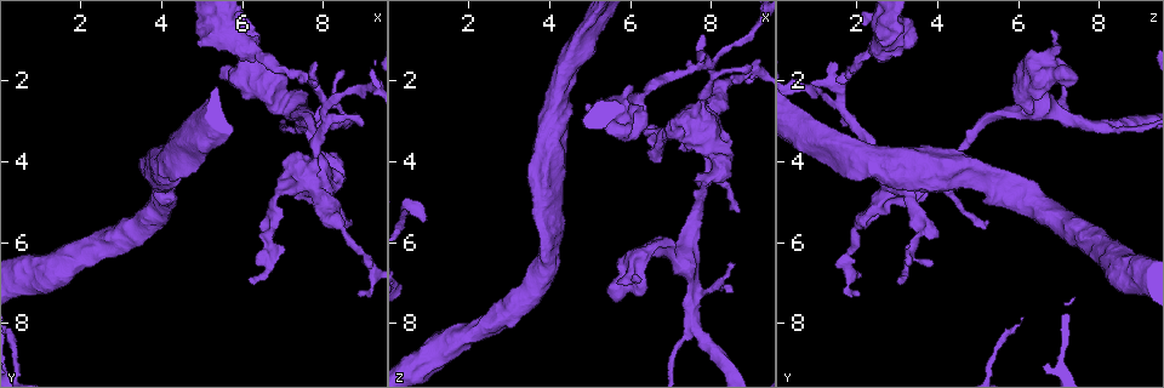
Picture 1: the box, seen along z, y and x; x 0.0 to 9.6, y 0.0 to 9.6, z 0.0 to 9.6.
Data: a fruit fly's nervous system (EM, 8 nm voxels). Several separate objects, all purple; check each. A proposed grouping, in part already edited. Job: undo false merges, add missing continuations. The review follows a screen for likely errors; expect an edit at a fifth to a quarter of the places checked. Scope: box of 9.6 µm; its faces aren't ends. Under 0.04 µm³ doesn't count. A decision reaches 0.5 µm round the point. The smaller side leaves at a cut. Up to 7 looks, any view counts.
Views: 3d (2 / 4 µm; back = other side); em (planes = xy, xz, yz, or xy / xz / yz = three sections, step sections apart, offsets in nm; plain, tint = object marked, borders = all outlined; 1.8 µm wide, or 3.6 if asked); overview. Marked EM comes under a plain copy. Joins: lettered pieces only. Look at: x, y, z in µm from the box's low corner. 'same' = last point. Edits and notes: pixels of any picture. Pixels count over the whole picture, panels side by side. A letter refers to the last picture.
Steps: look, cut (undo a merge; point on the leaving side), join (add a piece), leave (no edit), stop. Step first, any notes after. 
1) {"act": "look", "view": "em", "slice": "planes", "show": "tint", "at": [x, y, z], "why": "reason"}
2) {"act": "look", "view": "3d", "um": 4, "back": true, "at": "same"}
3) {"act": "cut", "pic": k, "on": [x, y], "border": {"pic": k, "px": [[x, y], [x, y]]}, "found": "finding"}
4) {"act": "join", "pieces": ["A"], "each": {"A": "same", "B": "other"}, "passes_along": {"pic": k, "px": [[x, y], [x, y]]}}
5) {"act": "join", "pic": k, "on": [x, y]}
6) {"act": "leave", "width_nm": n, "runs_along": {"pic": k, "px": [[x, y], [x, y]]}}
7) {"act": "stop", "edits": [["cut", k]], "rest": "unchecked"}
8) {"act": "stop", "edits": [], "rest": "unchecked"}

{"act": "look", "view": "em", "um": 3.6, "slice": "planes", "show": "tint", "at": [4.00, 4.30, 4.55], "why": "calibre changes"}

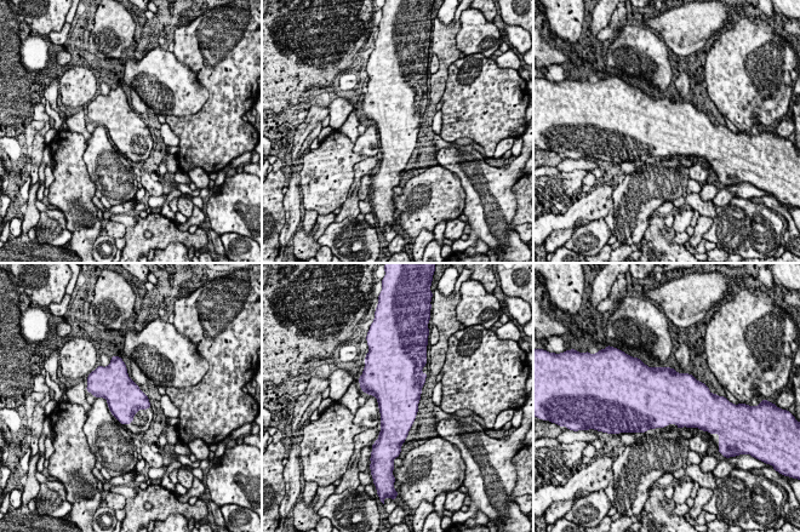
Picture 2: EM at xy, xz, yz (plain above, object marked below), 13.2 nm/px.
{"act": "look", "view": "em", "um": 3.6, "slice": "planes", "show": "borders", "at": "same"}

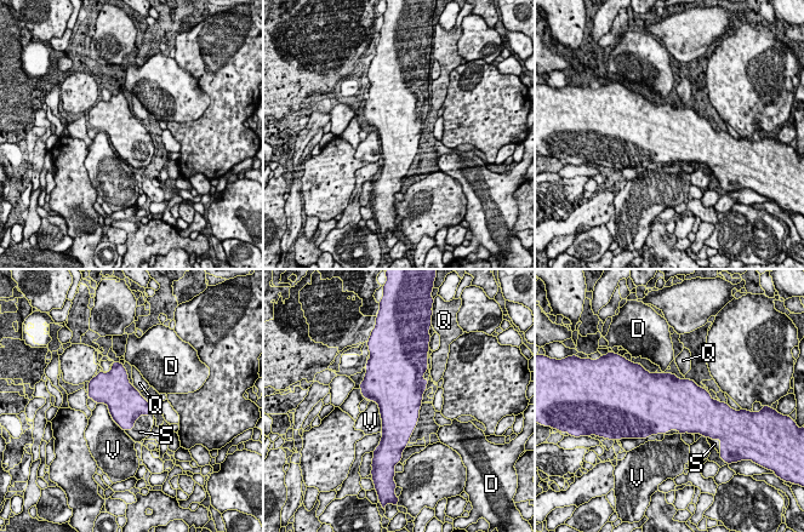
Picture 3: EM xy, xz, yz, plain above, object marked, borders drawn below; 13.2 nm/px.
{"act": "join", "pieces": ["S"], "each": {"D": "other", "Q": "other", "S": "same", "V": "other"}, "found": "it goes on there"}

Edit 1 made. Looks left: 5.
{"act": "look", "view": "em", "slice": "xy", "step": 16, "show": "tint", "at": [8.00, 2.60, 1.65], "why": "branch point"}

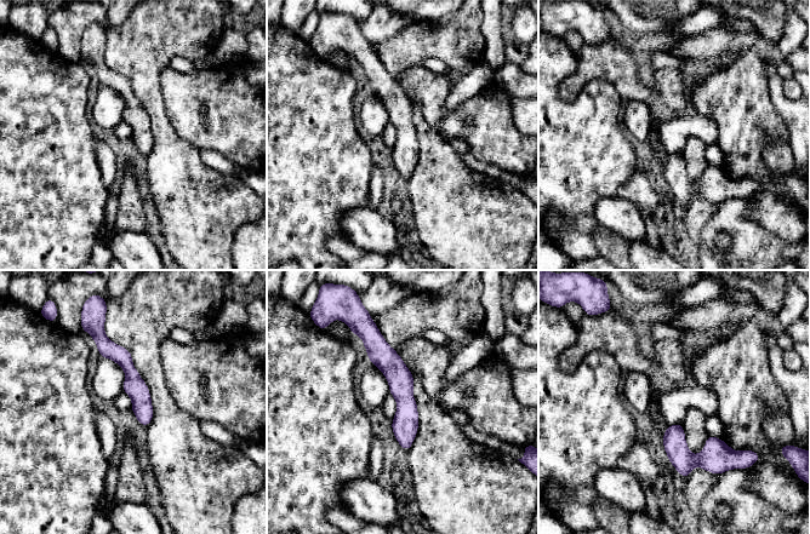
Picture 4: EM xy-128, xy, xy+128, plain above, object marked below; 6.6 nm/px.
{"act": "look", "view": "em", "slice": "xy", "step": 16, "show": "borders", "at": "same"}

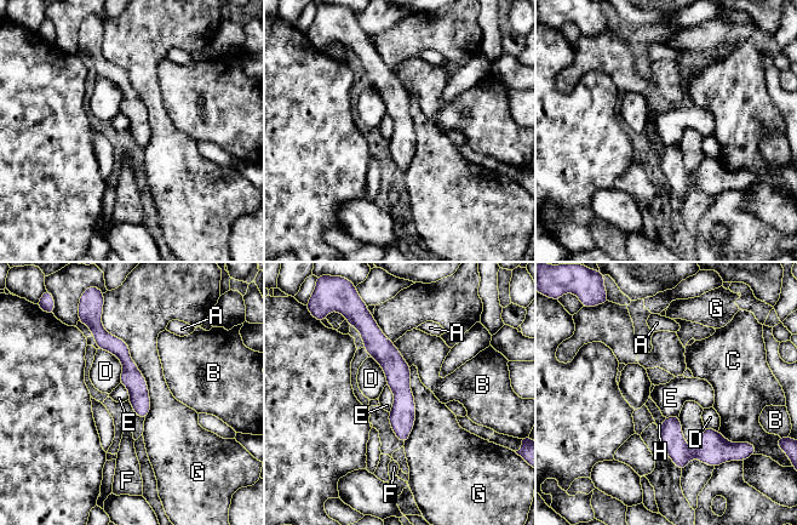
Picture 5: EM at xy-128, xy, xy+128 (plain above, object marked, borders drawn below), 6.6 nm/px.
{"act": "leave", "width_nm": 140, "each": {"A": "other", "B": "other", "C": "other", "D": "other", "E": "other", "F": "other", "G": "other", "H": "other"}, "runs_along": {"pic": 5, "px": [[374, 330], [397, 371], [403, 438]]}, "found": "all the same neuron"}

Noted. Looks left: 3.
{"act": "look", "view": "3d", "um": 2, "back": true, "at": [7.80, 3.70, 4.55], "why": "sudden change in width"}

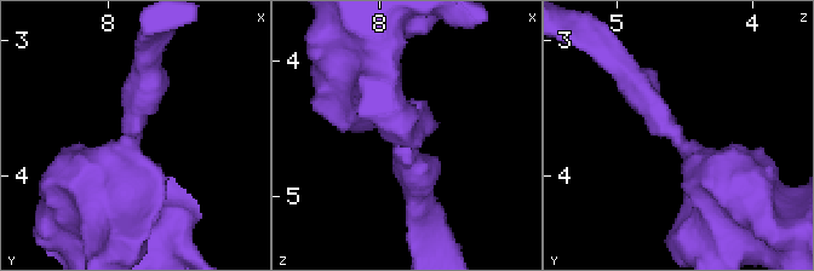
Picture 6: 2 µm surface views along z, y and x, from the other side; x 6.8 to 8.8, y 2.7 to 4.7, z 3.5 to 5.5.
{"act": "look", "view": "em", "slice": "xy", "step": 4, "show": "tint", "at": [7.84, 3.66, 4.58], "arm_widths_nm": [220, 420]}

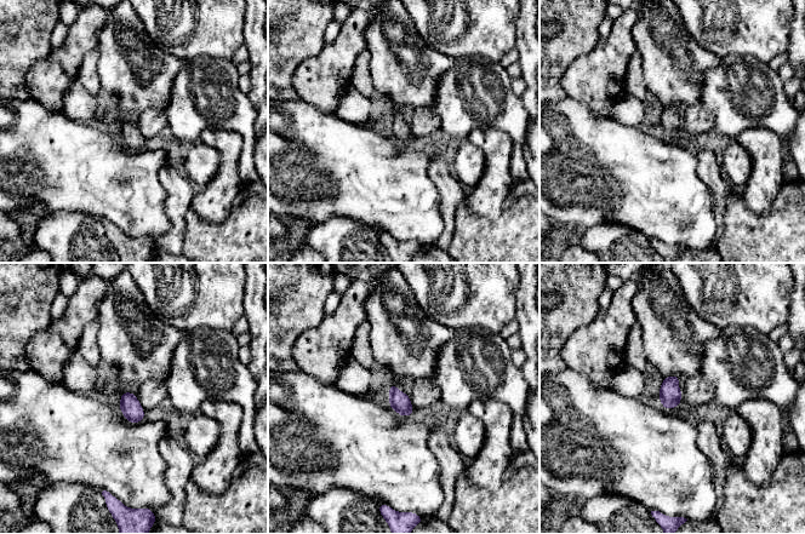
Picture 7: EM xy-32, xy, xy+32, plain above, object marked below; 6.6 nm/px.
{"act": "look", "view": "em", "slice": "planes", "show": "borders", "at": "same", "why": "cut it another way"}

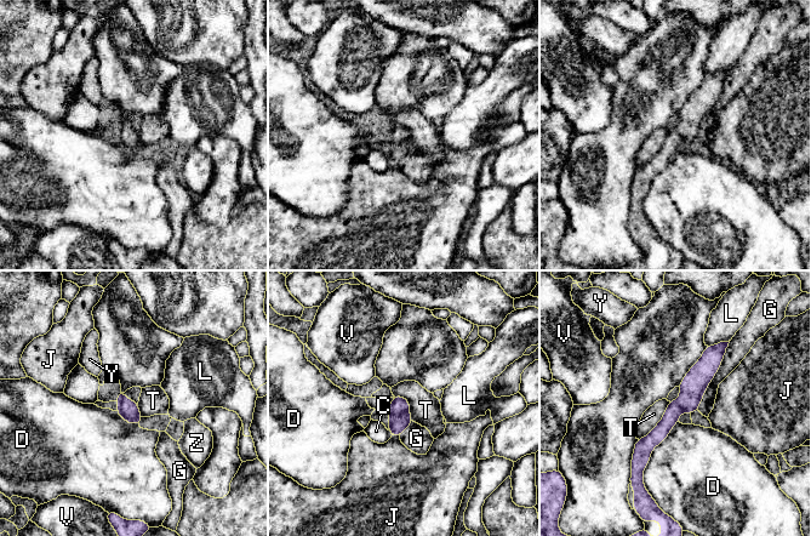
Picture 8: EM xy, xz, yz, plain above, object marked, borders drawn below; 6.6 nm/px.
{"act": "leave", "width_nm": 140, "longest_contact_nm": ["G", 500], "each": {"C": "other", "D": "other", "G": "other", "J": "other", "L": "other", "T": "other", "V": "other", "Y": "other", "Z": "other"}, "found": "one neuron here"}

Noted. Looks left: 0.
{"act": "stop", "edits": [["join", 3]], "rest": "unchecked"}

